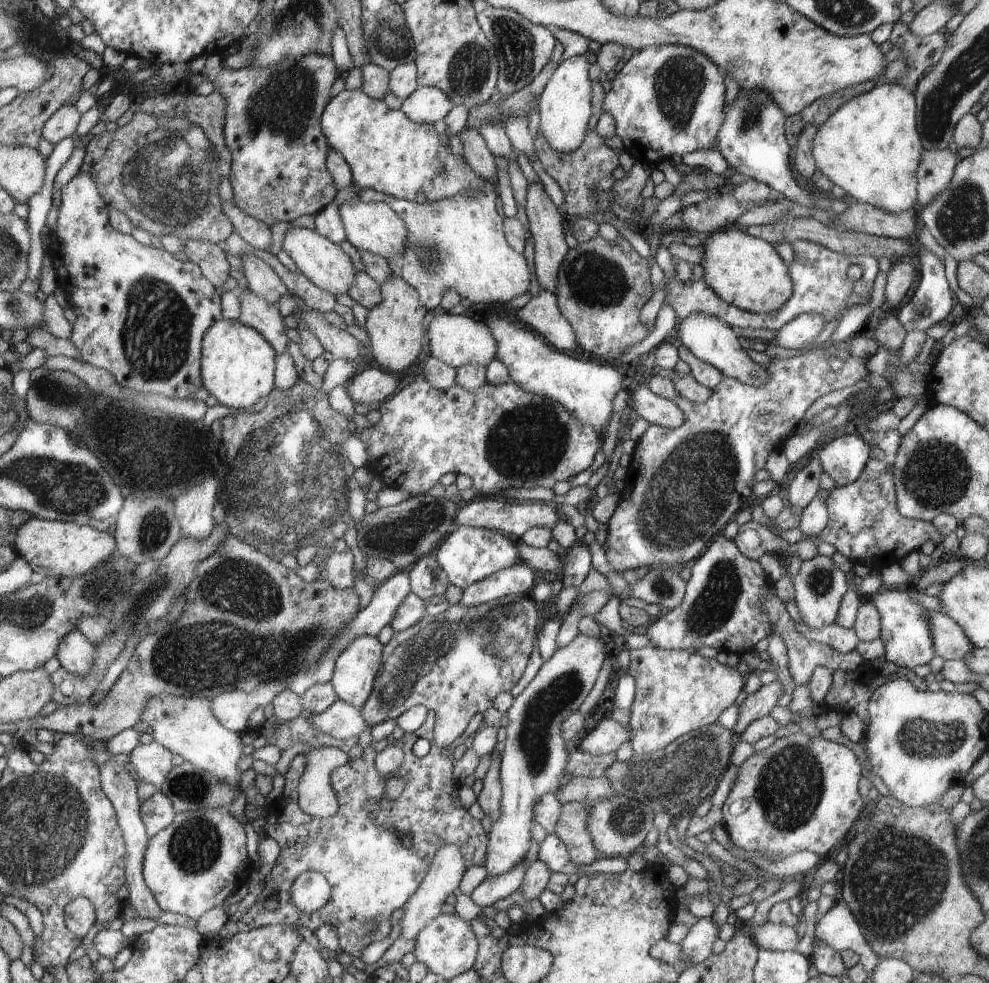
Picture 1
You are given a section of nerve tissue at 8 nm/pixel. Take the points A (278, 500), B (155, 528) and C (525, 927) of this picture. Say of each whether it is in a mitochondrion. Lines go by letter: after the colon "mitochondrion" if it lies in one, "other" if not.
A: mitochondrion
B: mitochondrion
C: other

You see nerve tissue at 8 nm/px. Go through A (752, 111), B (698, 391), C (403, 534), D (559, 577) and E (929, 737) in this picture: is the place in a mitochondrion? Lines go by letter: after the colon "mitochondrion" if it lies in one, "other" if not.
A: mitochondrion
B: other
C: mitochondrion
D: other
E: mitochondrion

